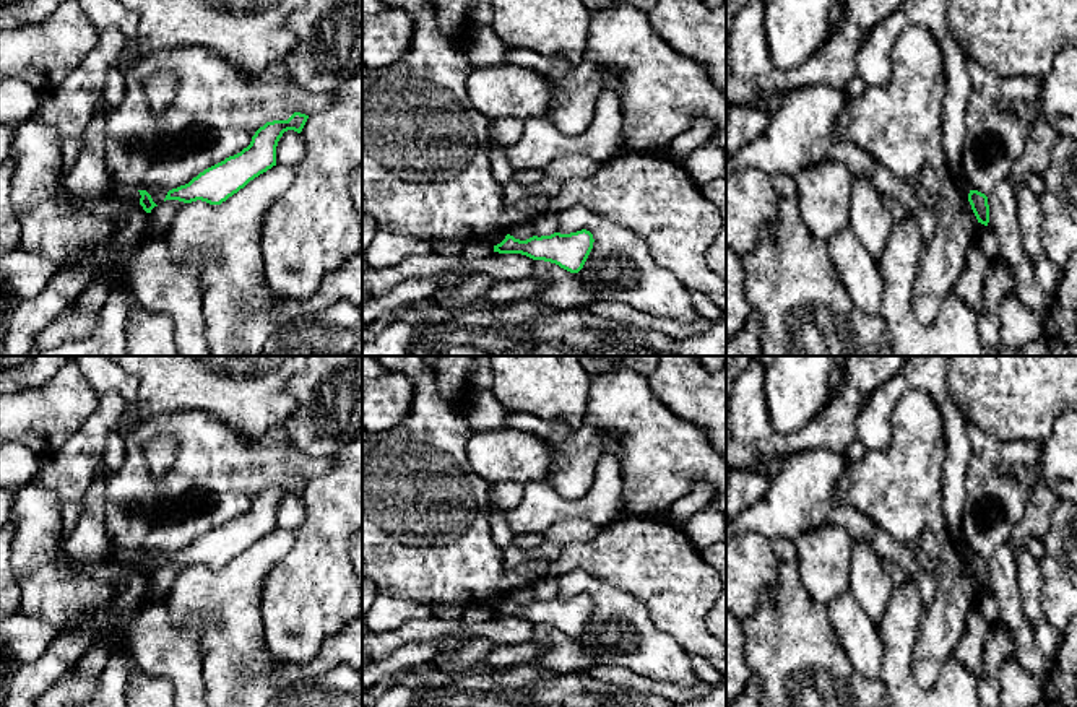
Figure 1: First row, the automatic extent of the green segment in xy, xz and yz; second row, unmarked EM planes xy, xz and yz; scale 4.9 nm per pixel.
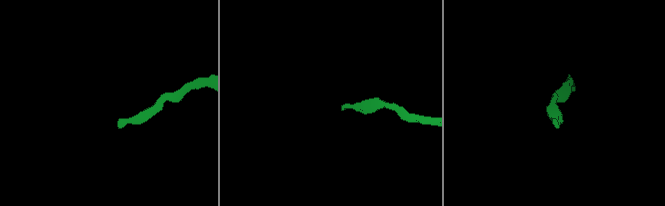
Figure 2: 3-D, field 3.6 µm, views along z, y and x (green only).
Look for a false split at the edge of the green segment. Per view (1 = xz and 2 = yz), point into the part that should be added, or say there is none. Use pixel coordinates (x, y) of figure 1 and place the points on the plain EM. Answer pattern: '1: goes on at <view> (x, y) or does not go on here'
1: goes on at xz (494, 603)
2: does not go on here

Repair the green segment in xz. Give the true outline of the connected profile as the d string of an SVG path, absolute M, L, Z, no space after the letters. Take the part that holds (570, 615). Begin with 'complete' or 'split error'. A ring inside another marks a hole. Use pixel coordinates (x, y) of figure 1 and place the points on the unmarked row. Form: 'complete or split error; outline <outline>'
split error; outline M582 593L570 598L533 600L526 605L515 603L510 598L492 598L481 601L481 606L492 609L494 616L499 618L521 618L533 624L556 627L570 637L578 637L593 613L595 603L590 595Z

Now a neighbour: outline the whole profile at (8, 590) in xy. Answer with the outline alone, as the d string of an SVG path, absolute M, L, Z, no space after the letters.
M8 520L0 528L0 622L19 609L19 590L10 567L13 538L15 523Z

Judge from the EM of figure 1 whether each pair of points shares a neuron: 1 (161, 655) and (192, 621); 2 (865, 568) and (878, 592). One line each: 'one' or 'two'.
1: one
2: one

